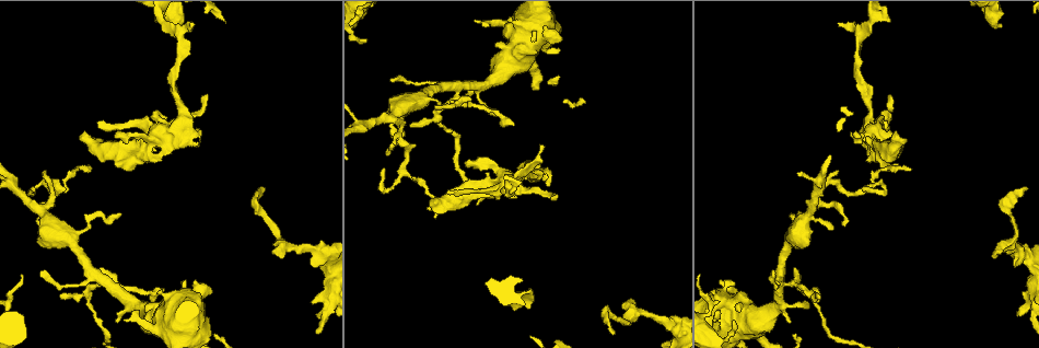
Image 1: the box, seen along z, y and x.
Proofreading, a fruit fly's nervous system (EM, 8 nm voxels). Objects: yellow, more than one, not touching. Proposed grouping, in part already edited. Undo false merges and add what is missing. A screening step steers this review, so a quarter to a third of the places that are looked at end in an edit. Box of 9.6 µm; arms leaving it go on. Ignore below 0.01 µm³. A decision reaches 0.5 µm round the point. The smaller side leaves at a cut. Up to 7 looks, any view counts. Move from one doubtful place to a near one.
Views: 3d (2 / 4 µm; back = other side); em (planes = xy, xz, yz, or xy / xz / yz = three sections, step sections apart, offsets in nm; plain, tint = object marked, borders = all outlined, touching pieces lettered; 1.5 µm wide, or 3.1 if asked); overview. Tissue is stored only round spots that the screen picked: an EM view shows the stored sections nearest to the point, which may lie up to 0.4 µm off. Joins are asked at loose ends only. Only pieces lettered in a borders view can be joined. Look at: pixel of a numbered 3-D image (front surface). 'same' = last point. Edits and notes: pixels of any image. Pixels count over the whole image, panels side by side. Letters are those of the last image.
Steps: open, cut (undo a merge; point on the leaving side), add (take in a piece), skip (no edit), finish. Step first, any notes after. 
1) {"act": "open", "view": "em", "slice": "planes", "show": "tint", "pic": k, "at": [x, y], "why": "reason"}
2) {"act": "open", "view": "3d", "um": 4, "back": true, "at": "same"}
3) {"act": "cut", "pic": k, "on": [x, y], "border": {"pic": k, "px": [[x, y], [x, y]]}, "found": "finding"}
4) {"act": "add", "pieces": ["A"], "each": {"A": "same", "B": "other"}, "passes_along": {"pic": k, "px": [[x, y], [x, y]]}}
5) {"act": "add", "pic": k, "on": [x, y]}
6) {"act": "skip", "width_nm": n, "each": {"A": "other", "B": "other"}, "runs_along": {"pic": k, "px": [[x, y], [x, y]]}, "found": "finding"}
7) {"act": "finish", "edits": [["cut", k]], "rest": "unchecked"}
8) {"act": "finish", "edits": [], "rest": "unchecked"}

{"act": "open", "view": "3d", "um": 2, "pic": 1, "at": [838, 22], "why": "thin end"}

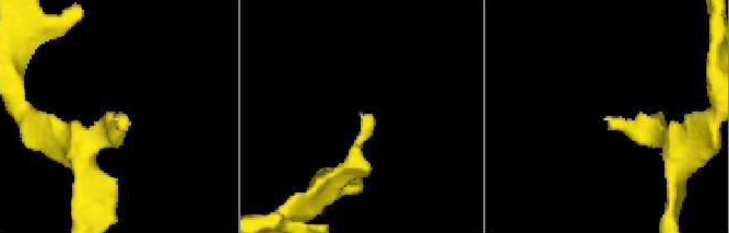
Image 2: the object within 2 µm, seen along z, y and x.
{"act": "open", "view": "em", "slice": "planes", "show": "borders", "pic": 2, "at": [121, 120]}

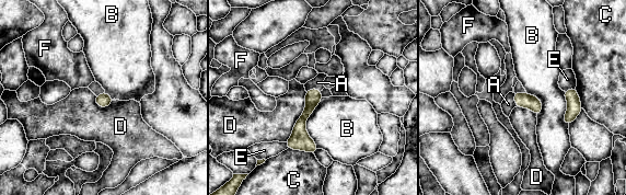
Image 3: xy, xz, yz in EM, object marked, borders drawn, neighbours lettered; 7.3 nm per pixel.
{"act": "add", "pieces": ["A"], "each": {"A": "same", "B": "other", "C": "other", "D": "other", "E": "other", "F": "other"}, "passes_along": {"pic": 3, "px": [[313, 96], [313, 89], [317, 82]]}, "found": "the neuron continues"}

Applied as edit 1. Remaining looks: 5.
{"act": "open", "view": "overview"}

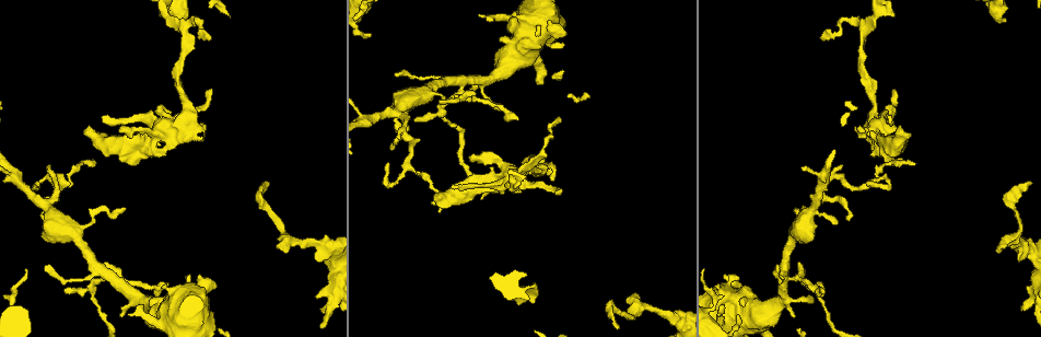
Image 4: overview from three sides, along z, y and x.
{"act": "open", "view": "3d", "um": 4, "pic": 4, "at": [560, 189], "why": "branch stops here"}

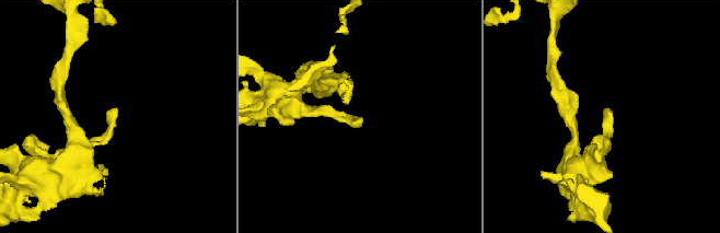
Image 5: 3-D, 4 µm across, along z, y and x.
{"act": "open", "view": "em", "slice": "yz", "step": 4, "show": "tint", "pic": 5, "at": [112, 108]}

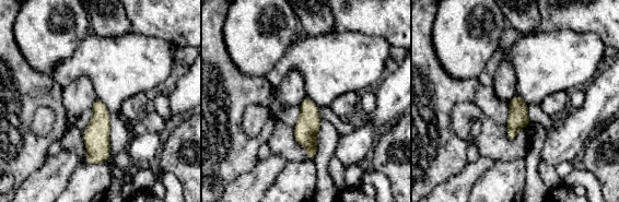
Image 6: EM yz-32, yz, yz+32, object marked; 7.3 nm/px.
{"act": "open", "view": "em", "slice": "planes", "show": "borders", "at": "same", "why": "cut it another way"}

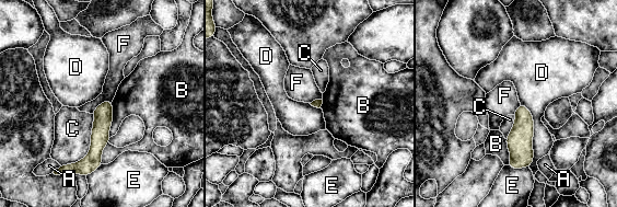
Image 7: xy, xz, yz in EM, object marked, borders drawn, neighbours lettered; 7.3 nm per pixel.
{"act": "skip", "each": {"A": "other", "B": "other", "C": "other", "D": "other", "E": "other", "F": "other"}, "runs_along": {"pic": 7, "px": [[109, 103], [88, 168]]}, "found": "none of them fits"}

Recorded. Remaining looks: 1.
{"act": "finish", "edits": [["add", 3]], "rest": "unchecked"}

